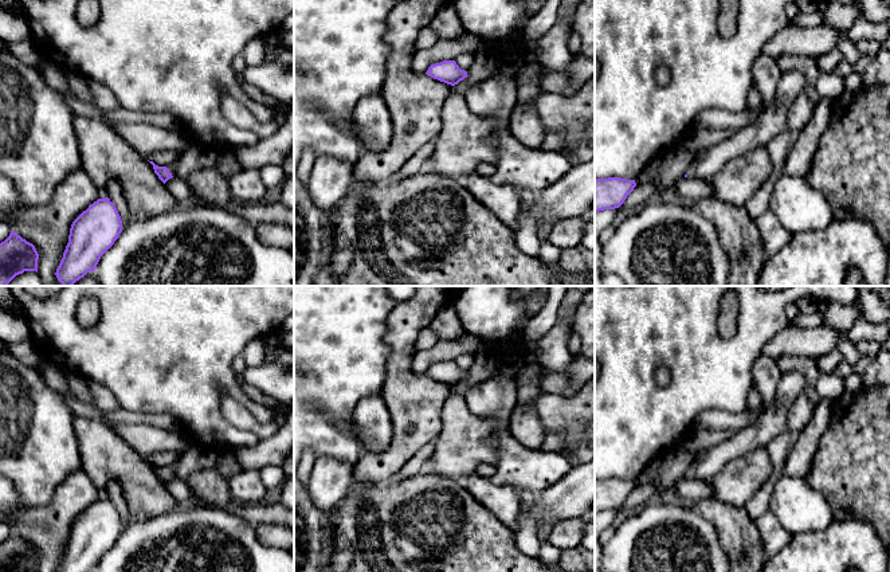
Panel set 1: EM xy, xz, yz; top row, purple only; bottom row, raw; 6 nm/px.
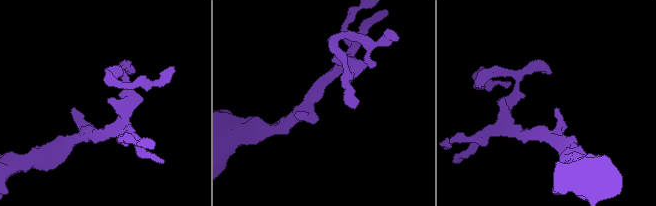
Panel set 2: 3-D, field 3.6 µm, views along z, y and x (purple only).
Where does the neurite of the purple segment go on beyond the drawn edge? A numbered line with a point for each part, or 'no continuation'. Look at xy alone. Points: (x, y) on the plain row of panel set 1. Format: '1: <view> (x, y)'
1: xy (196, 457)

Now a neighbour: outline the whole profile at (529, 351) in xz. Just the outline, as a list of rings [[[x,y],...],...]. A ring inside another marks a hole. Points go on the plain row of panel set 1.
[[[524,338],[520,344],[520,356],[526,361],[526,364],[537,364],[541,369],[546,369],[540,364],[540,345],[538,341],[529,341]]]

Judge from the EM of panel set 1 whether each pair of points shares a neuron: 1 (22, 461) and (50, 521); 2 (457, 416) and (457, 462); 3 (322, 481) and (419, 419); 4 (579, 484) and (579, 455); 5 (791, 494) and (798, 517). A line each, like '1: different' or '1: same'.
1: different
2: same
3: different
4: different
5: same

